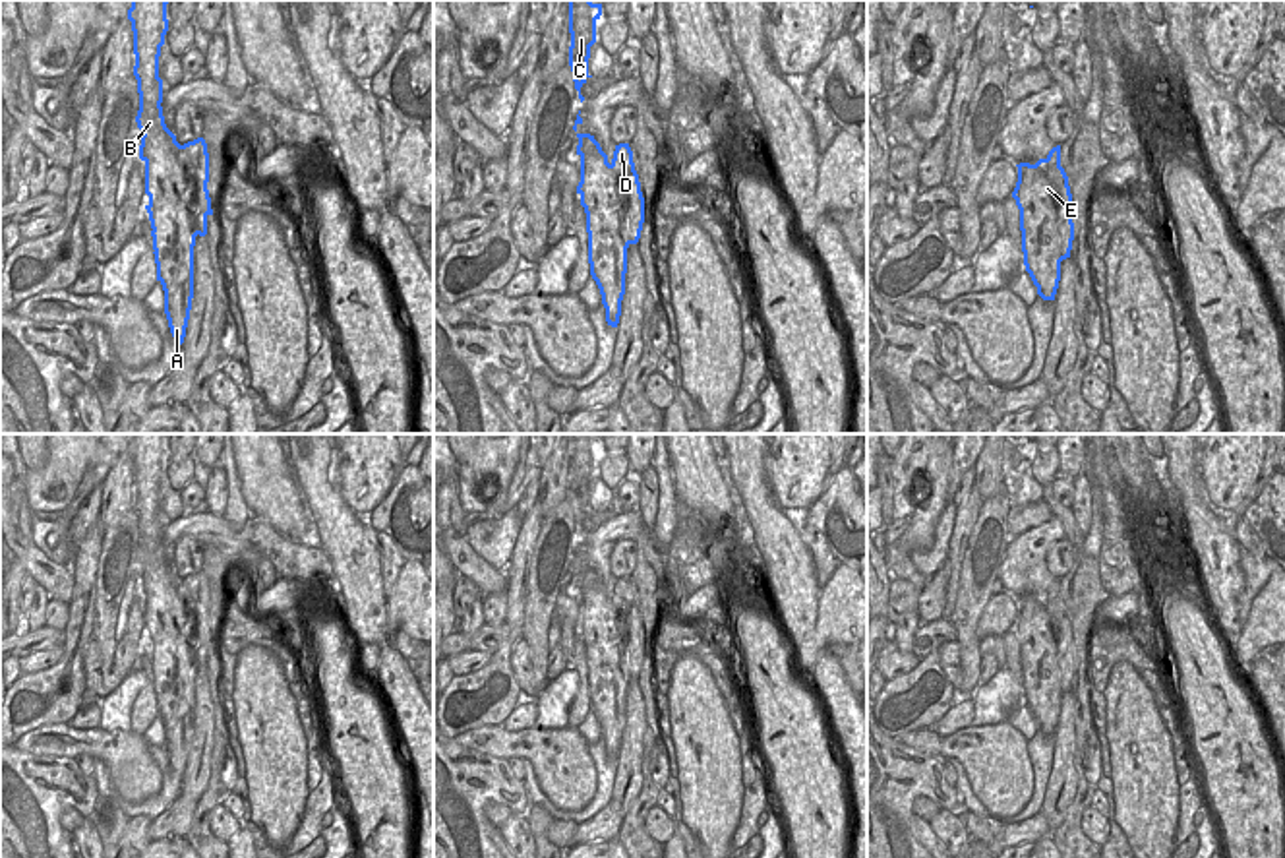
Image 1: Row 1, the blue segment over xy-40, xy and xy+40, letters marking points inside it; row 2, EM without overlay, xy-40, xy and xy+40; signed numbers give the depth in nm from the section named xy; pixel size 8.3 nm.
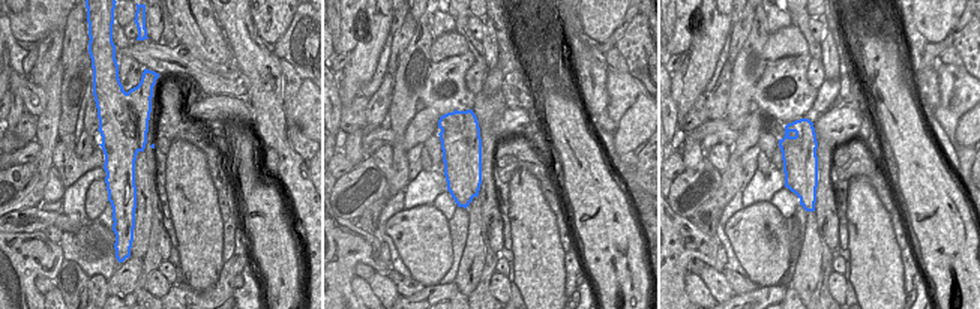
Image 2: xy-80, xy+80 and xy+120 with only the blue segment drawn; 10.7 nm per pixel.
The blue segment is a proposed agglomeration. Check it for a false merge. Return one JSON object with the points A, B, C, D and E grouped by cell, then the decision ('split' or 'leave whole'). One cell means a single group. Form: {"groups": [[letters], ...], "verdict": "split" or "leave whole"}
{"groups": [["A", "B", "C", "E"], ["D"]], "verdict": "split"}

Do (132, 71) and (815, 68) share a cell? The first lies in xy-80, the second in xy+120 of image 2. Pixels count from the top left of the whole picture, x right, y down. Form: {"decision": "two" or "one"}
{"decision": "one"}

